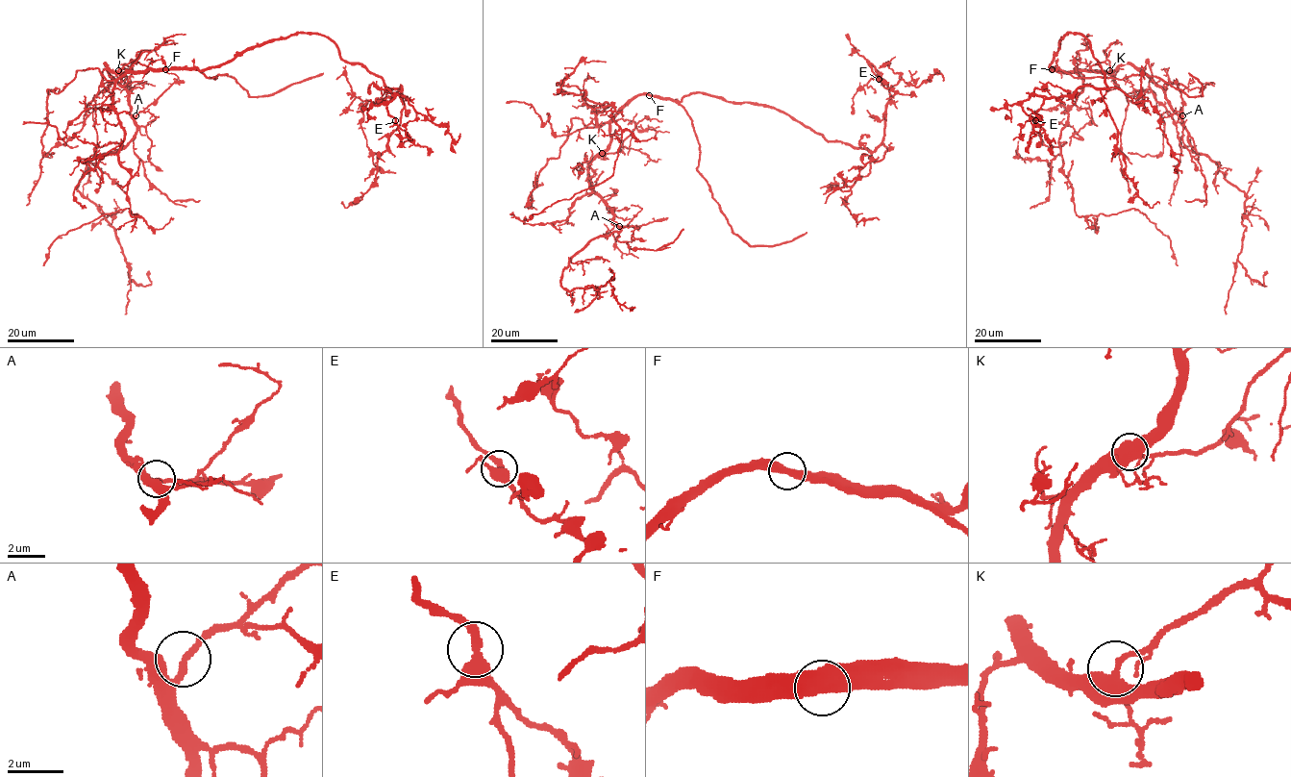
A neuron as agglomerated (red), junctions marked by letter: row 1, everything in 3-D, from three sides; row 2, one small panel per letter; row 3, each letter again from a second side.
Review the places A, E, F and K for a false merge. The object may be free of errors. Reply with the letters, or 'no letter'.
no letter

